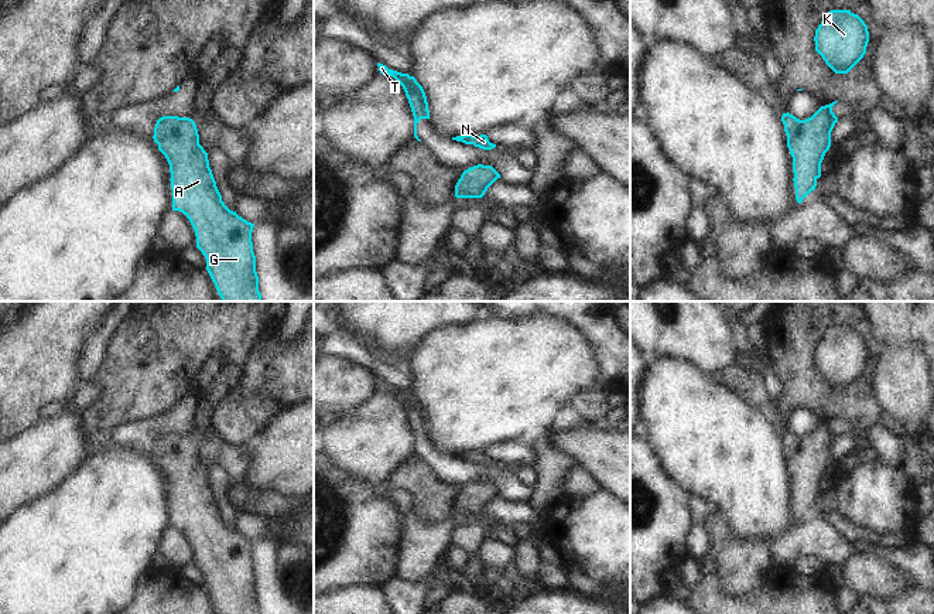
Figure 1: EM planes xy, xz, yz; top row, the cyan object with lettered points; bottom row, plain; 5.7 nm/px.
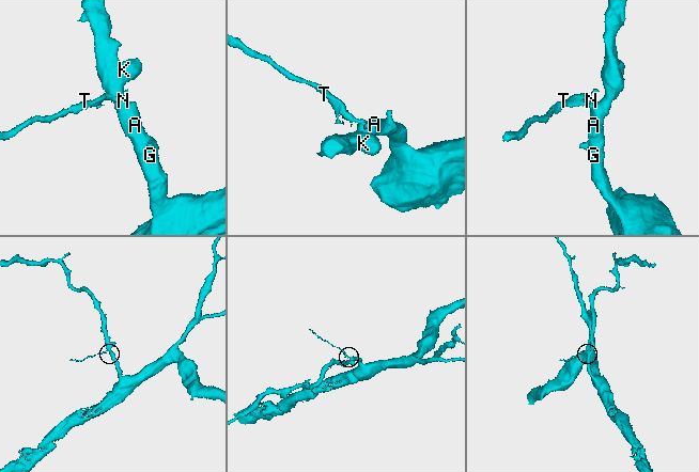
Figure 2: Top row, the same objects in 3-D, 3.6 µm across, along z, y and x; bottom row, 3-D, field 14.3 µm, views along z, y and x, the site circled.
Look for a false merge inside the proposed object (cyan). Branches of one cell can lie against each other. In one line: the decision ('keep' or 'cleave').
keep

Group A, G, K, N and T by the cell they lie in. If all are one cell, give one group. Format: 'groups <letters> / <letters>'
groups A G K N T

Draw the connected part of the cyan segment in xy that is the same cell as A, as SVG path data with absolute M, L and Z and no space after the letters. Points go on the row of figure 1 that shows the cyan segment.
M162 116L153 139L170 164L172 211L189 219L222 301L263 301L252 242L254 224L222 201L195 122Z

